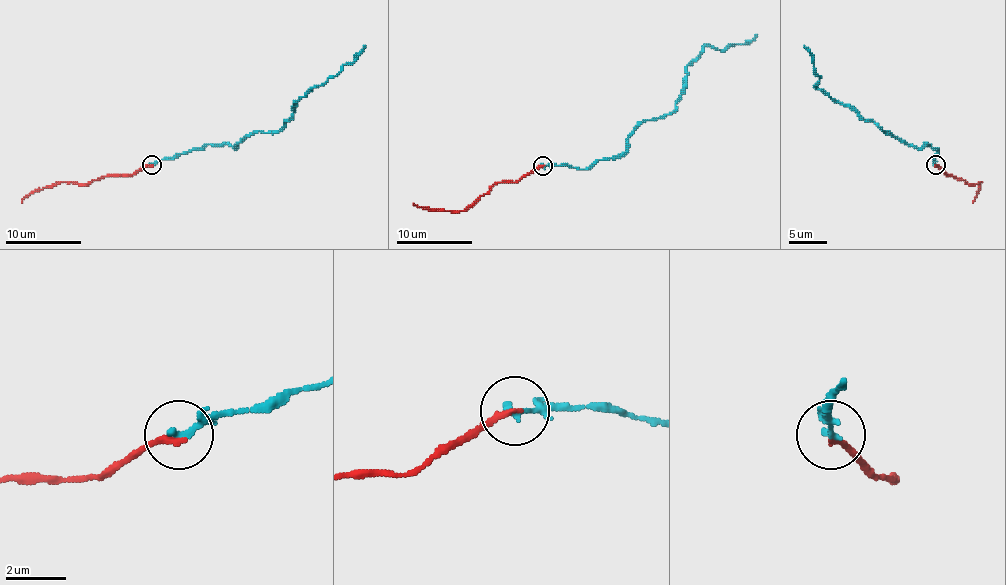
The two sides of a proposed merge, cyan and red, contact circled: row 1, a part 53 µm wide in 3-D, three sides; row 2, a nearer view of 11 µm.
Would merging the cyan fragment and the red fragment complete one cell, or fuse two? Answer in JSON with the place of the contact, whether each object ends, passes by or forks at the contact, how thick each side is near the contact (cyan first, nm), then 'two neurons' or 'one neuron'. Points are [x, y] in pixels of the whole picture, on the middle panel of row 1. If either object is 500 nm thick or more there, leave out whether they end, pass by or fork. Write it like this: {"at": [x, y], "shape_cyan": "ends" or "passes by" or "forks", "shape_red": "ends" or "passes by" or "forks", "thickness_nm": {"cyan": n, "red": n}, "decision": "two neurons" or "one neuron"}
{"at": [543, 166], "shape_cyan": "ends", "shape_red": "ends", "thickness_nm": {"cyan": 240, "red": 200}, "decision": "one neuron"}

